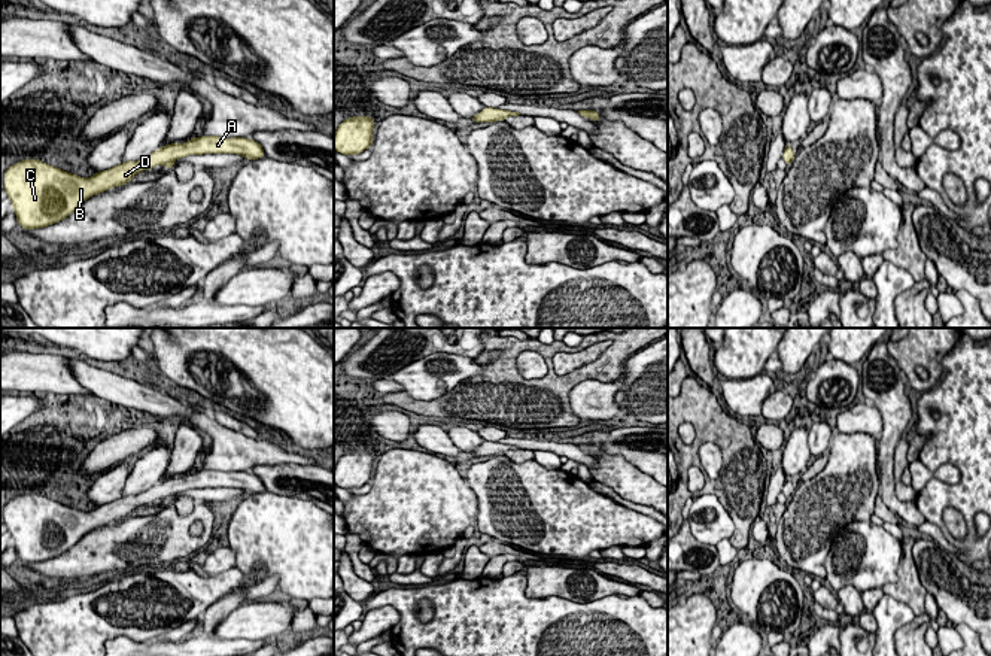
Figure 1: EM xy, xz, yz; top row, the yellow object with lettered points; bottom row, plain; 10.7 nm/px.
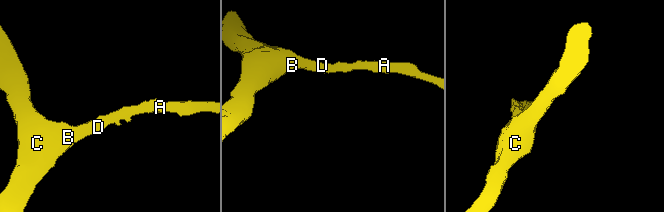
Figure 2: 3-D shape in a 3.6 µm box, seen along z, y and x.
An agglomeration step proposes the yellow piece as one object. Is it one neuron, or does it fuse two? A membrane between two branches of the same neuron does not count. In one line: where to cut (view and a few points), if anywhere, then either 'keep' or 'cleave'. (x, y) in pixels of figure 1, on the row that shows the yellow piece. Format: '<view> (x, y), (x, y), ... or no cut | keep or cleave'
no cut | keep

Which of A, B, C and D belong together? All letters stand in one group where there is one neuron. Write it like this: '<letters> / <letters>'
A B C D

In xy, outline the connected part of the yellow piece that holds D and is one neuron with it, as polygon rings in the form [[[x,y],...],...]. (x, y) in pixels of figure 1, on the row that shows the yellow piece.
[[[194,136],[185,145],[165,145],[143,160],[118,164],[92,177],[80,177],[34,158],[22,160],[4,171],[4,191],[18,225],[24,230],[43,228],[66,219],[89,197],[125,185],[143,170],[159,164],[173,168],[176,160],[203,154],[237,154],[249,161],[265,158],[253,139]]]

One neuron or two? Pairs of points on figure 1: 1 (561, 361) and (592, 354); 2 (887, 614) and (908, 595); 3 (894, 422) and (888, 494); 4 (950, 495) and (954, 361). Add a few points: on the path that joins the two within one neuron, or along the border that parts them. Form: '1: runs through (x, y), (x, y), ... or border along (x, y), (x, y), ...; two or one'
1: runs through (568, 361), (584, 357); one
2: border along (884, 592), (905, 603), (915, 614); two
3: runs through (890, 440), (887, 443), (887, 476); one
4: runs through (967, 464), (967, 395); one

